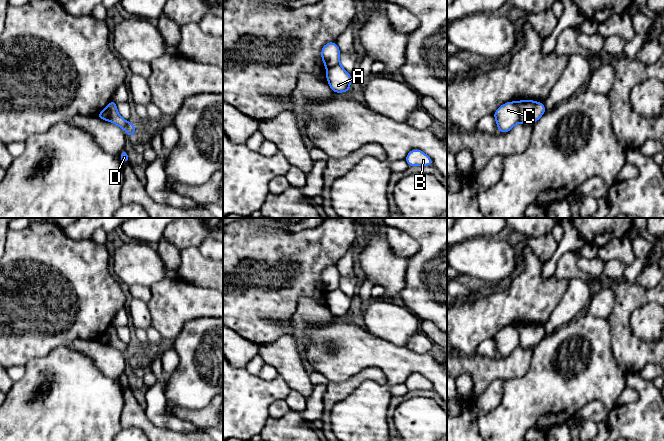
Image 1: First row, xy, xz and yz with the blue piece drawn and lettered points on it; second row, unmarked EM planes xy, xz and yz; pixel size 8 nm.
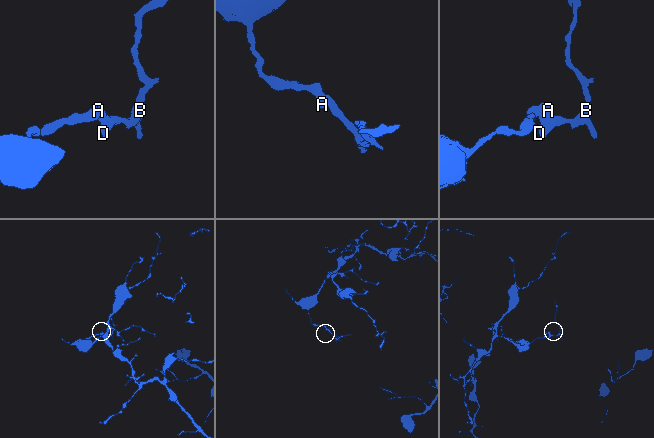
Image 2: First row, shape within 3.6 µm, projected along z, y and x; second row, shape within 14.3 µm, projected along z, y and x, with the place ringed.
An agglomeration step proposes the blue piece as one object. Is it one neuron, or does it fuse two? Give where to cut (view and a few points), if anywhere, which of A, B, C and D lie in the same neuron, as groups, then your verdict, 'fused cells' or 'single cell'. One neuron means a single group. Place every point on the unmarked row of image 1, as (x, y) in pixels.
cut in yz along (517, 327), (519, 345); A B D / C; fused cells

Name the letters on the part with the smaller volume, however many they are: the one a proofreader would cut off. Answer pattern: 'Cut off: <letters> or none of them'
Cut off: A, B, D

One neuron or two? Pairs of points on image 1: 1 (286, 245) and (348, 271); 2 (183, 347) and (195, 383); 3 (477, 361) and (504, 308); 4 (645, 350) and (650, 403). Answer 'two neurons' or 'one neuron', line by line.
1: two neurons
2: one neuron
3: two neurons
4: two neurons

